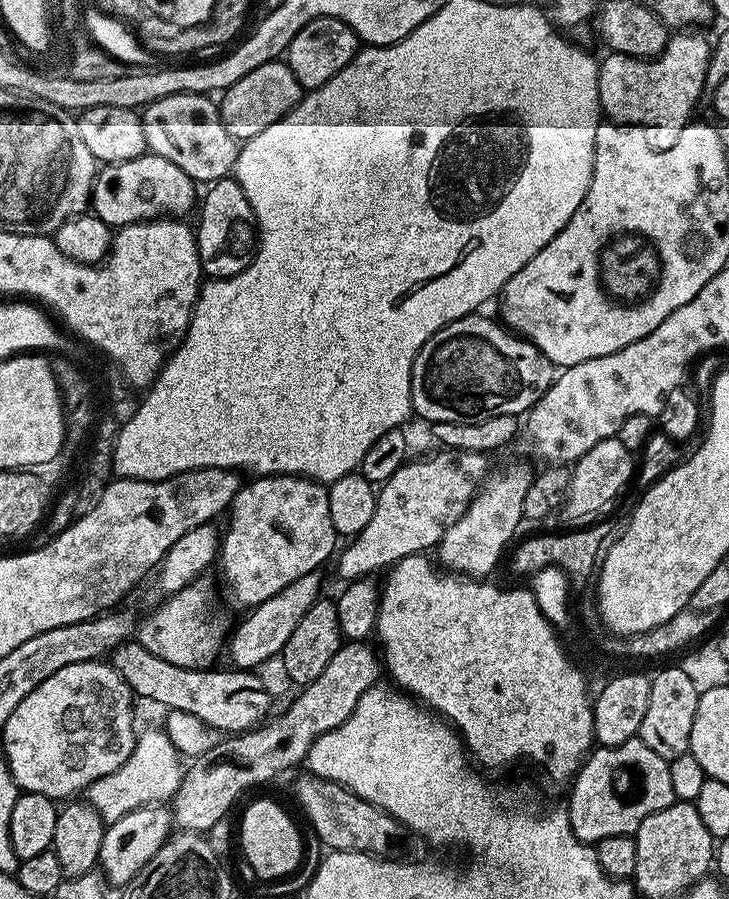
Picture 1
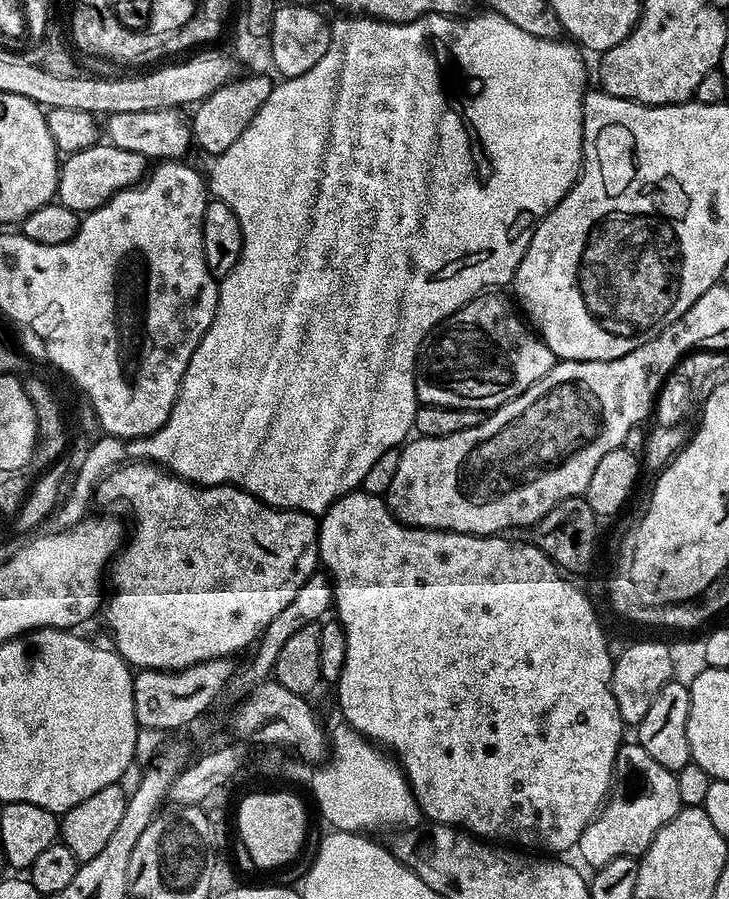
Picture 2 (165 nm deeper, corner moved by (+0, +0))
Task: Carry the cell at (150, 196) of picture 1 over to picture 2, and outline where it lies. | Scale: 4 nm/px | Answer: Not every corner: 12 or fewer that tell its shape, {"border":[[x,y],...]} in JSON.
{"border":[[107,142],[63,157],[55,199],[77,214],[140,183],[150,162]]}

